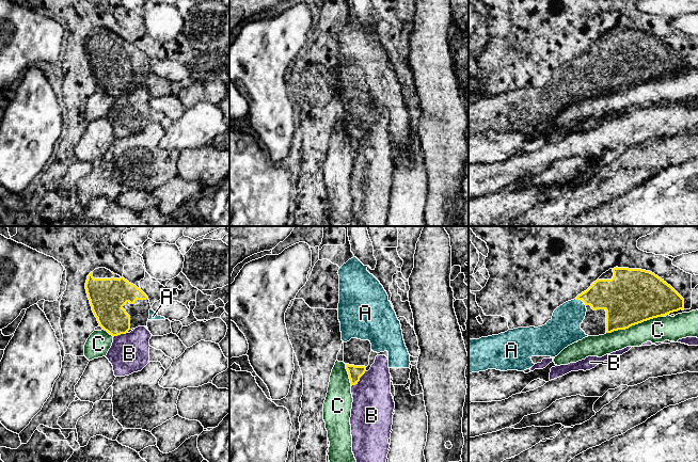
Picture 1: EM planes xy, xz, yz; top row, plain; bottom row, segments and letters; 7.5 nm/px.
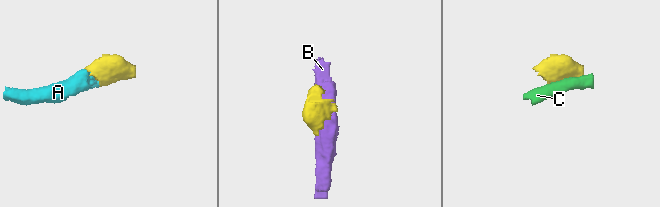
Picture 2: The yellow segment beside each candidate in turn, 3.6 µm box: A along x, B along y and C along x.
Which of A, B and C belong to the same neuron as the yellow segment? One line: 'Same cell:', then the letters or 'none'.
Same cell: A

